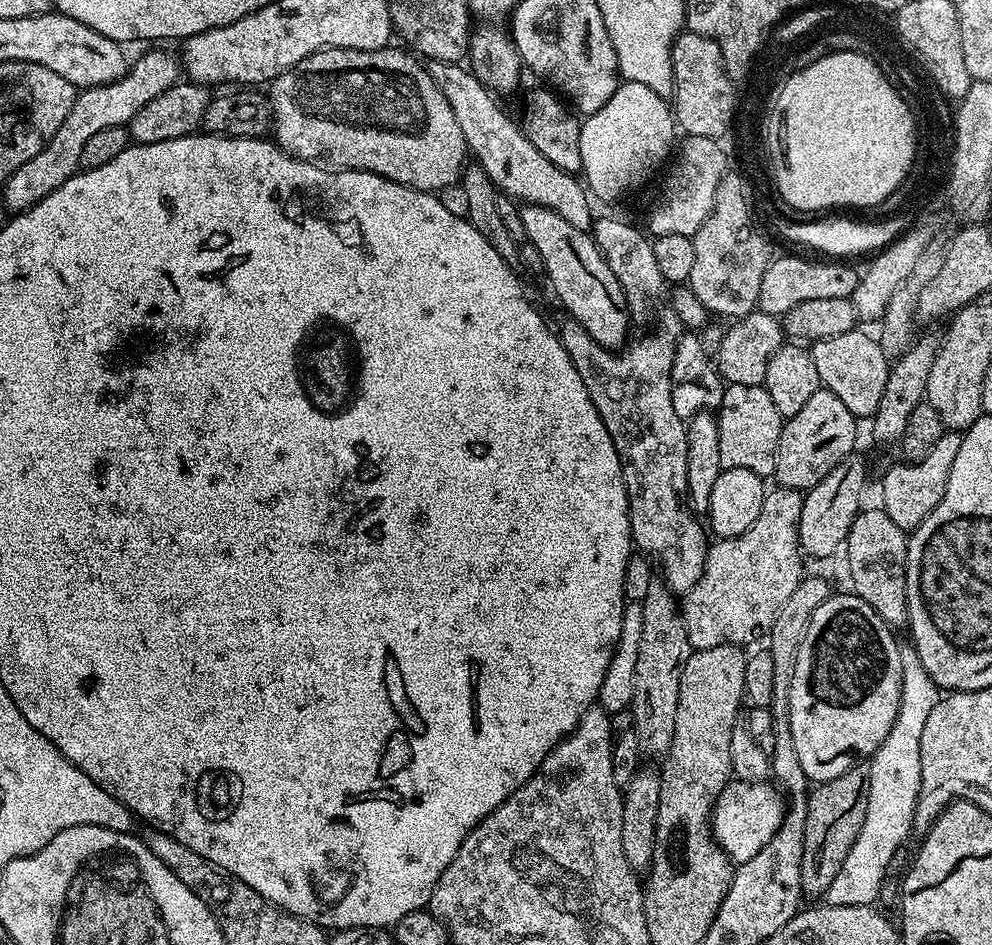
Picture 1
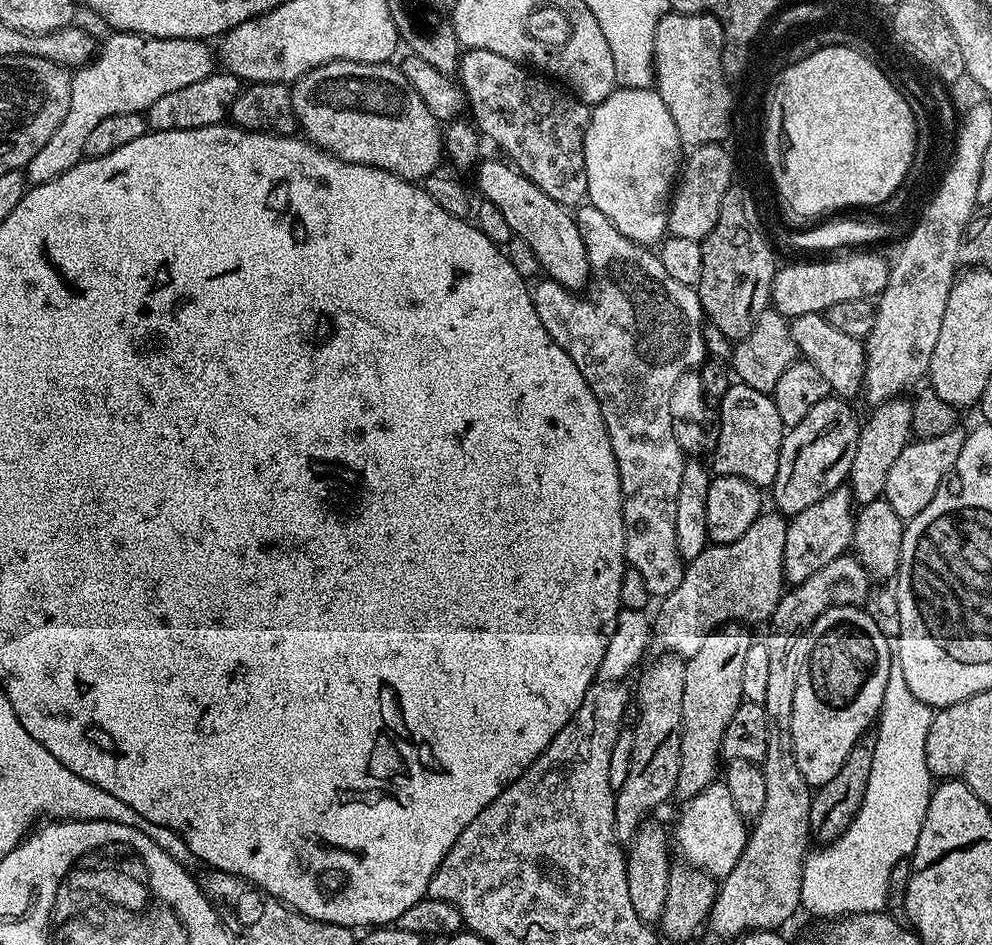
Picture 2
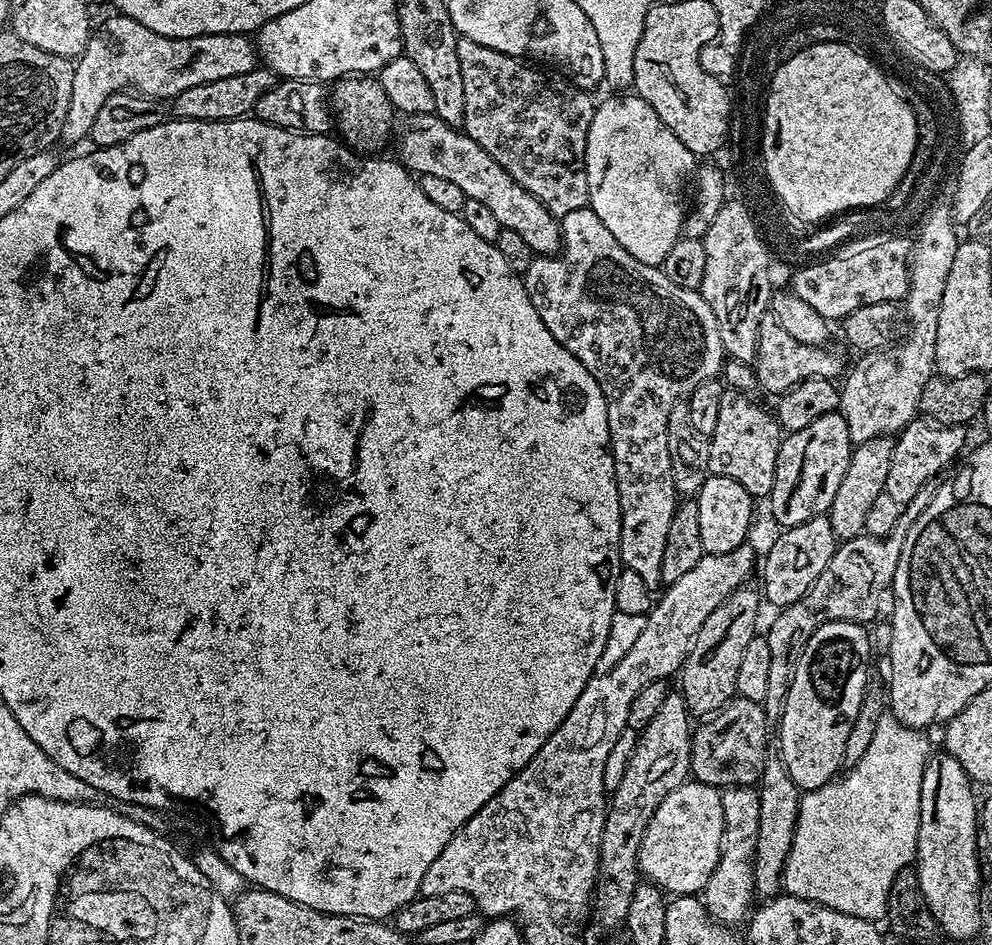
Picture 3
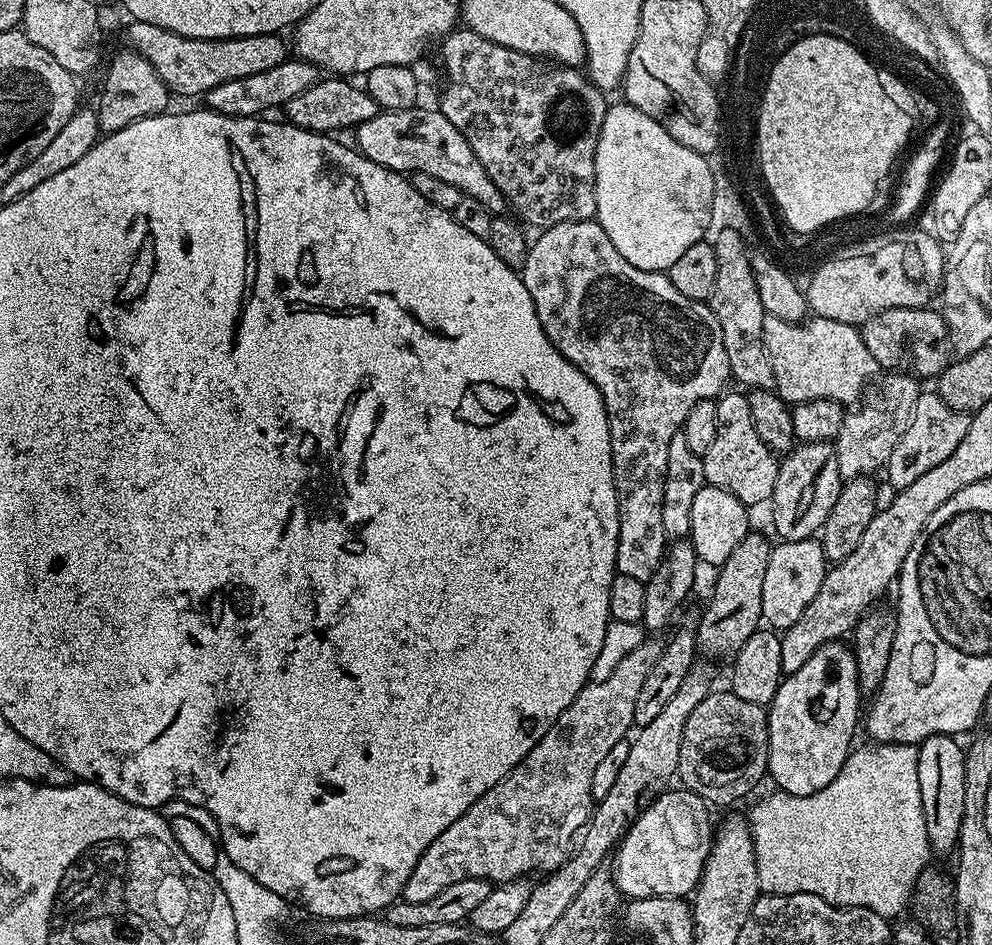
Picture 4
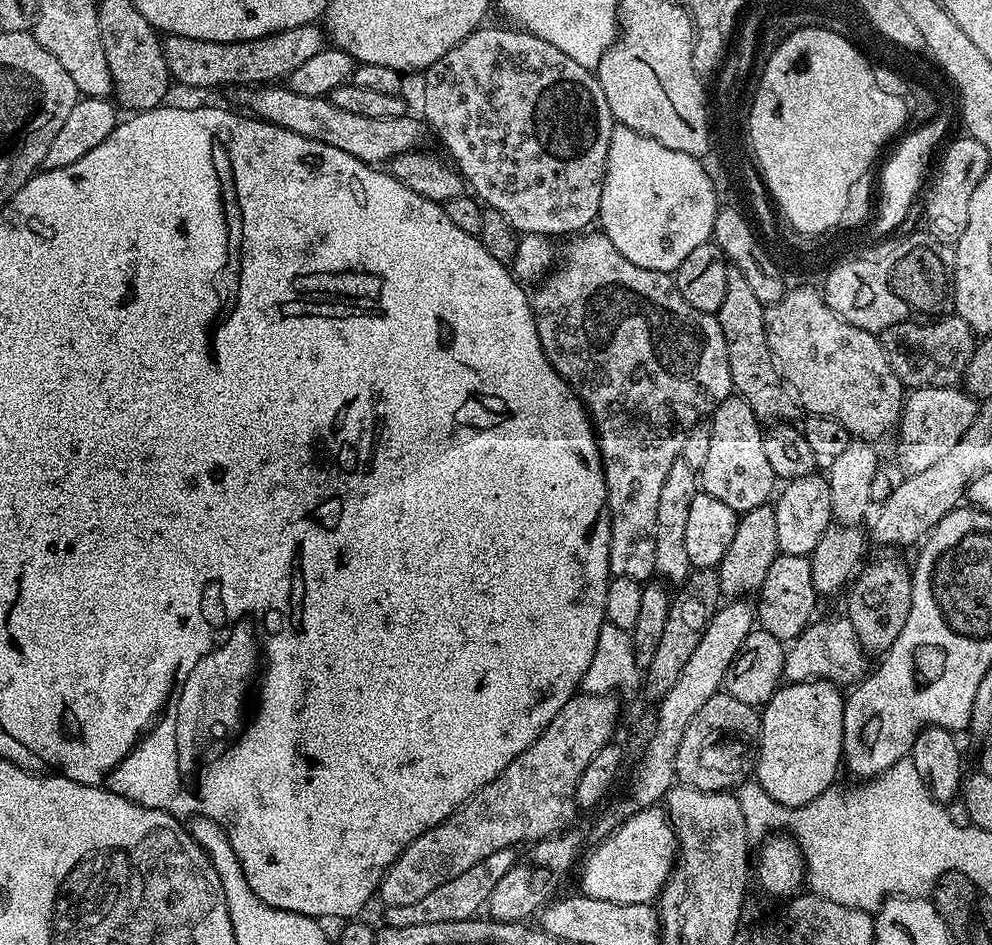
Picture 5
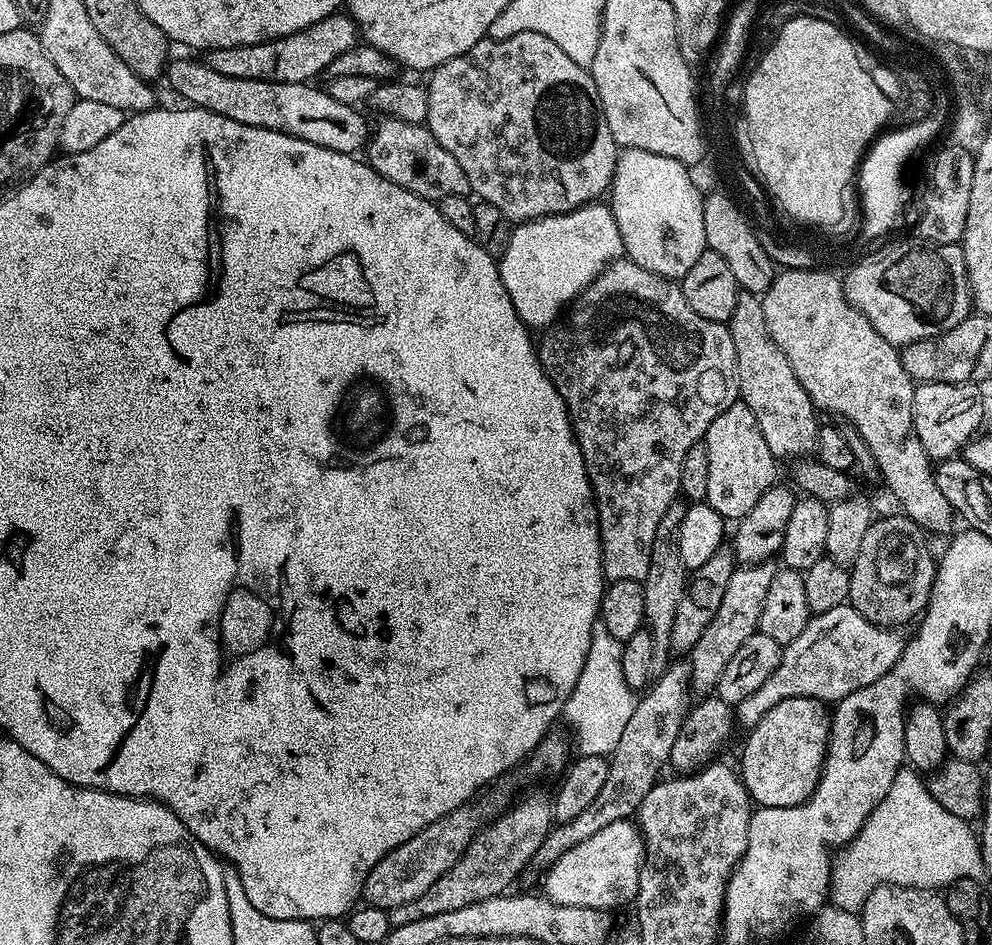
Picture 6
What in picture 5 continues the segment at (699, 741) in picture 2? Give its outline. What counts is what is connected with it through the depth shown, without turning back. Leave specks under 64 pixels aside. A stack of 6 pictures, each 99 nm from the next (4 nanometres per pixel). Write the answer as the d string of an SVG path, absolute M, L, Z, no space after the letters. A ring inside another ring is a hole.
M766 503L743 513L737 519L734 538L718 566L721 597L744 598L749 595L747 592L759 593L762 582L766 582L766 574L770 566L774 566L776 557L779 555L781 551L778 546L778 522L775 507L771 503Z

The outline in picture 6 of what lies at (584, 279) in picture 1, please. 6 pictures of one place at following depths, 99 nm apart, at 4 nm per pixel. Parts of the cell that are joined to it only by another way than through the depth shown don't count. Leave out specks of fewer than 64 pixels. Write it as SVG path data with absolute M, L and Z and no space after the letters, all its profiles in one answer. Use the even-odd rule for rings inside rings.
M173 59L169 63L166 69L166 81L181 96L181 101L187 102L189 105L195 106L197 108L205 108L210 110L214 114L222 114L222 118L230 118L234 122L242 122L246 126L258 126L259 128L265 128L266 130L278 130L279 132L285 132L291 136L297 136L302 138L306 142L314 142L314 146L326 146L326 150L338 150L339 152L347 152L349 154L356 154L367 145L370 139L370 124L364 121L364 116L360 113L361 109L359 107L343 104L342 102L335 101L334 98L330 98L330 94L323 87L312 88L311 83L307 84L283 84L282 82L274 82L273 80L255 80L254 78L230 78L227 74L218 74L218 70L214 70L207 64L203 59L200 60L176 60Z

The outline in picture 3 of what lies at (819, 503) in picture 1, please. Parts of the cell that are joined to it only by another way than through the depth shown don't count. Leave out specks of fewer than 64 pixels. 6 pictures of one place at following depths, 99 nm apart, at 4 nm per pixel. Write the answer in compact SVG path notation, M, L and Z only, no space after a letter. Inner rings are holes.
M827 515L810 518L810 522L802 522L793 528L783 529L781 536L768 548L768 553L762 556L762 572L764 568L764 588L762 596L765 601L773 604L773 609L779 610L798 602L814 586L818 574L826 570L826 562L836 552L838 541L832 532Z

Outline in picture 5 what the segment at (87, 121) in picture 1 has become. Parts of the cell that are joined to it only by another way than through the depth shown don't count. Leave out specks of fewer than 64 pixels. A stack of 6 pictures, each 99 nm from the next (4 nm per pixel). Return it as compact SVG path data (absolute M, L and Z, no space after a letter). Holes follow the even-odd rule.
M319 23L294 26L290 30L275 32L272 36L263 36L253 40L239 40L238 42L210 42L198 38L165 35L162 40L168 75L173 81L185 84L188 88L216 88L219 84L244 84L243 86L268 86L273 82L283 81L306 58L313 57L326 47L326 33Z

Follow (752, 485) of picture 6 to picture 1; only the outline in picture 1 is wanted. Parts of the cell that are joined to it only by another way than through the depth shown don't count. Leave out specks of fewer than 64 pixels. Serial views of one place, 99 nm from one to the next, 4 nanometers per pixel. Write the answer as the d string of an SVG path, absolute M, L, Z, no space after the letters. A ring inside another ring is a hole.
M728 384L718 405L718 454L724 469L754 470L771 477L776 470L776 451L784 429L785 417L778 414L770 394L763 386Z

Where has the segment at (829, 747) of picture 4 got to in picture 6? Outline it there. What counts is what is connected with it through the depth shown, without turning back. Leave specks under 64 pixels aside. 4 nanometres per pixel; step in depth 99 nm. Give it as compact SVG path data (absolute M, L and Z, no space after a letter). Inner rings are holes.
M786 698L767 712L747 733L748 741L744 744L744 753L738 763L738 775L744 782L744 788L752 797L753 805L761 808L789 808L804 804L814 794L824 769L824 759L828 753L830 735L830 712L825 701L814 698Z

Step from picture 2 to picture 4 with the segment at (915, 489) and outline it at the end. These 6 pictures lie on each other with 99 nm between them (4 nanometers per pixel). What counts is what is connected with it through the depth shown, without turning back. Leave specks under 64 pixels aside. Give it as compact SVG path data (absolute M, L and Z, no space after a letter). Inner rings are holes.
M935 390L921 391L920 396L916 399L910 422L906 426L898 446L894 446L894 454L890 454L888 459L887 483L894 485L897 490L905 488L910 486L910 482L922 478L922 474L934 470L934 466L946 462L946 458L950 458L950 454L954 454L954 450L958 450L958 442L962 442L962 438L966 438L969 419L969 413L959 412L946 406L946 402L942 402L942 398Z

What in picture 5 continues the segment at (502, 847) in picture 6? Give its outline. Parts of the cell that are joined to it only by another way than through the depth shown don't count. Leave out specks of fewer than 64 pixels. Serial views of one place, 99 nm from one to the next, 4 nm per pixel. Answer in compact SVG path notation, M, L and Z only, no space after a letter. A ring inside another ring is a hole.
M512 848L498 850L482 858L482 862L470 866L470 870L458 874L458 878L450 878L450 882L442 882L438 890L430 890L426 898L418 898L418 902L410 906L385 907L383 923L393 928L394 926L418 926L425 922L458 922L473 919L479 913L476 911L479 908L481 911L487 905L490 894L494 894L494 886L498 886L500 879L506 875L506 870L510 870L510 866L516 864L518 856L514 853Z

